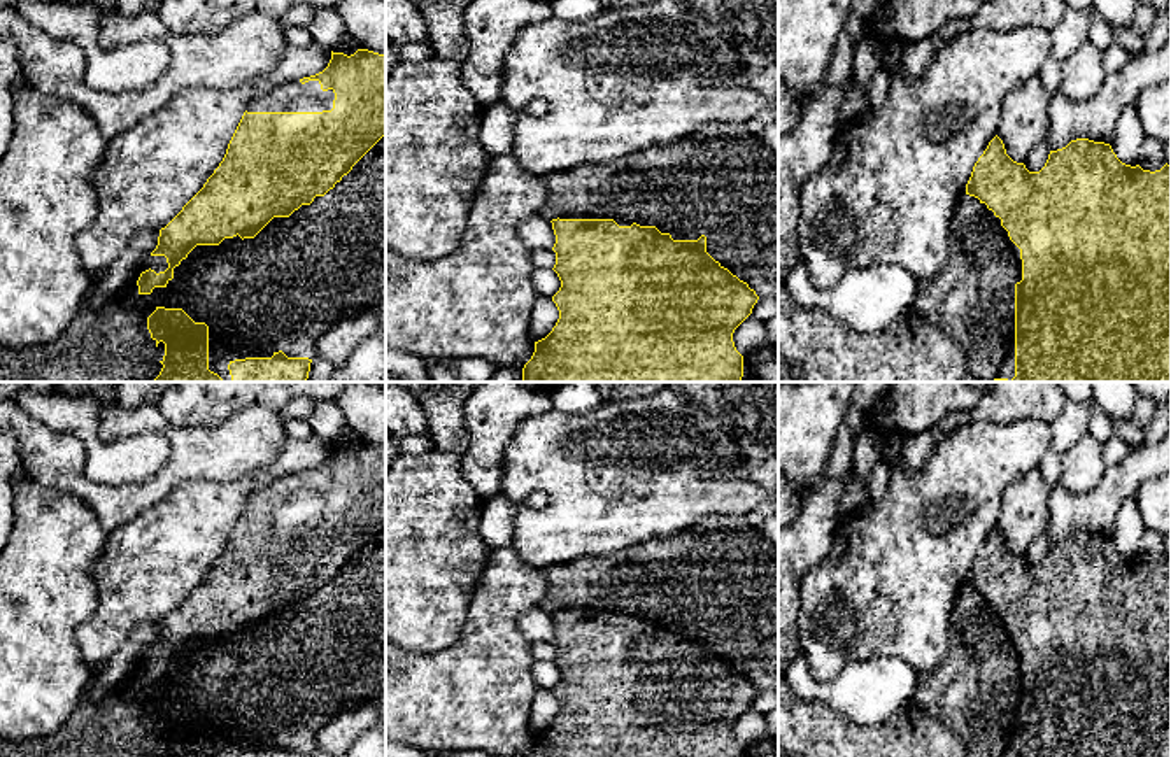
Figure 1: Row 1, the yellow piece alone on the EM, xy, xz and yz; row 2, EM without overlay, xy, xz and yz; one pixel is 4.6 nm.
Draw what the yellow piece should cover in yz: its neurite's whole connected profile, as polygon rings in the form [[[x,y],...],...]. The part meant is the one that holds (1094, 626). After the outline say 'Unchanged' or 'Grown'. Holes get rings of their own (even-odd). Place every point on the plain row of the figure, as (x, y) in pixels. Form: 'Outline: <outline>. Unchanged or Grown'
Outline: [[[996,527],[973,559],[966,587],[985,596],[1010,633],[1020,641],[1022,673],[1015,676],[1015,757],[1171,757],[1171,557],[1160,562],[1143,562],[1122,555],[1110,536],[1089,531],[1071,533],[1066,540],[1050,543],[1040,564],[1029,564],[1013,554]]]. Unchanged

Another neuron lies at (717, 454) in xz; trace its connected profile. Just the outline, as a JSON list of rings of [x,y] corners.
[[[671,387],[643,400],[603,401],[587,414],[552,408],[519,422],[505,449],[501,492],[519,503],[514,517],[512,548],[529,566],[547,570],[589,557],[615,554],[643,541],[677,534],[710,515],[745,517],[778,496],[738,477],[706,477],[738,464],[738,445],[706,408]]]

